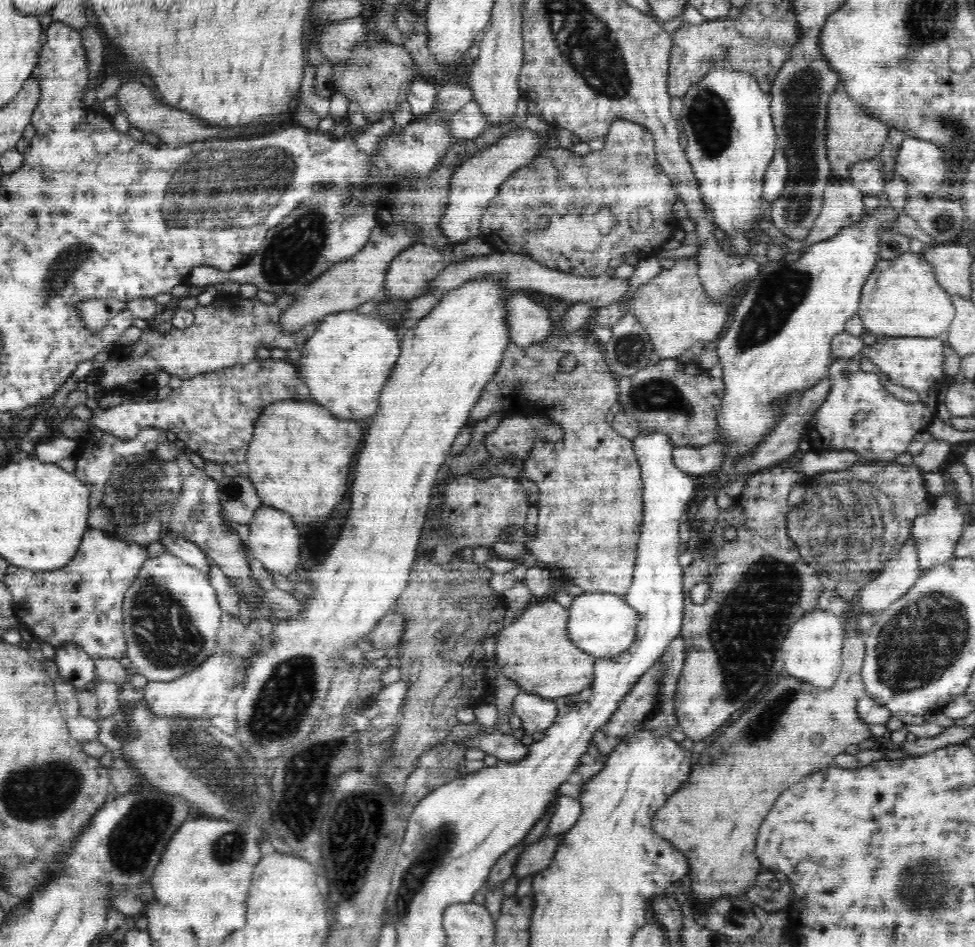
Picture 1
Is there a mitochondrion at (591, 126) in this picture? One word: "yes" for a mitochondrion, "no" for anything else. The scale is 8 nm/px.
no

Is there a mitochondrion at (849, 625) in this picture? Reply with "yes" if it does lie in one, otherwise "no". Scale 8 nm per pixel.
no

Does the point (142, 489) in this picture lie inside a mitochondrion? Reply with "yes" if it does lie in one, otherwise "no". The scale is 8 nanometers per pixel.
yes

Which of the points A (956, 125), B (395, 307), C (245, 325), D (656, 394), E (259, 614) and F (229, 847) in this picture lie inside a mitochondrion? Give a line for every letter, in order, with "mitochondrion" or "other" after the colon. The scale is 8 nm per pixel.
A: mitochondrion
B: mitochondrion
C: other
D: mitochondrion
E: other
F: mitochondrion

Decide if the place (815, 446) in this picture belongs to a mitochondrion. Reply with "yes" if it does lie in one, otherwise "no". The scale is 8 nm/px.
no

